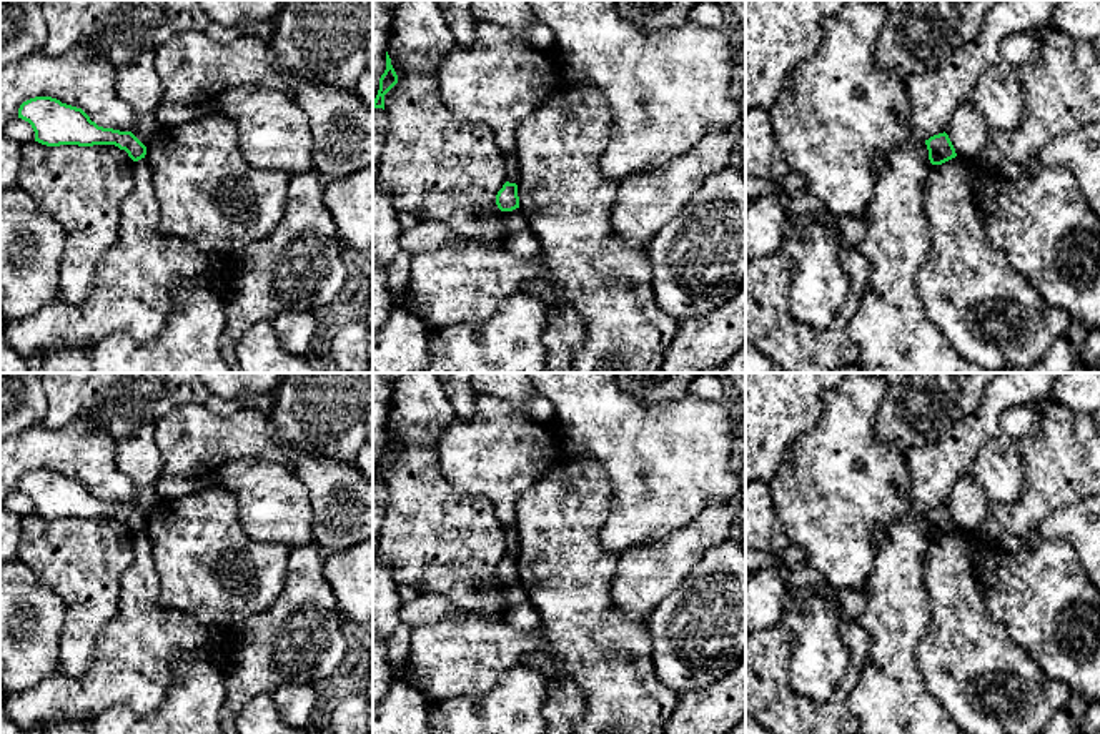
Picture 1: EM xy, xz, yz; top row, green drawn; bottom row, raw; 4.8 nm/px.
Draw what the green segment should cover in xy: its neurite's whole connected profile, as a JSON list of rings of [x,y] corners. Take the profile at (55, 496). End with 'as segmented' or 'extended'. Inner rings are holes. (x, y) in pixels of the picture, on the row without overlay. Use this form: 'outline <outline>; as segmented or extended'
outline [[[35,469],[23,474],[18,481],[18,491],[28,494],[35,504],[35,514],[47,519],[115,518],[125,523],[133,534],[146,528],[146,519],[131,504],[98,499],[82,481],[52,469]]]; as segmented

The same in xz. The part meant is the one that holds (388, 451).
outline [[[386,424],[386,443],[379,451],[379,463],[376,471],[373,473],[374,481],[383,481],[384,483],[384,468],[398,456],[398,448],[391,438],[391,431]]]; as segmented

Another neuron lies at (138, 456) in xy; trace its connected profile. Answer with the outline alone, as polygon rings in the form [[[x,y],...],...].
[[[155,424],[141,426],[115,446],[116,468],[140,489],[156,484],[163,473],[163,461],[153,431]]]

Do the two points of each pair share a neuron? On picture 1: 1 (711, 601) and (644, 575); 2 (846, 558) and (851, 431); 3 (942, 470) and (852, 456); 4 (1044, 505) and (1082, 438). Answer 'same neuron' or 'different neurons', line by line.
1: different neurons
2: same neuron
3: different neurons
4: same neuron

